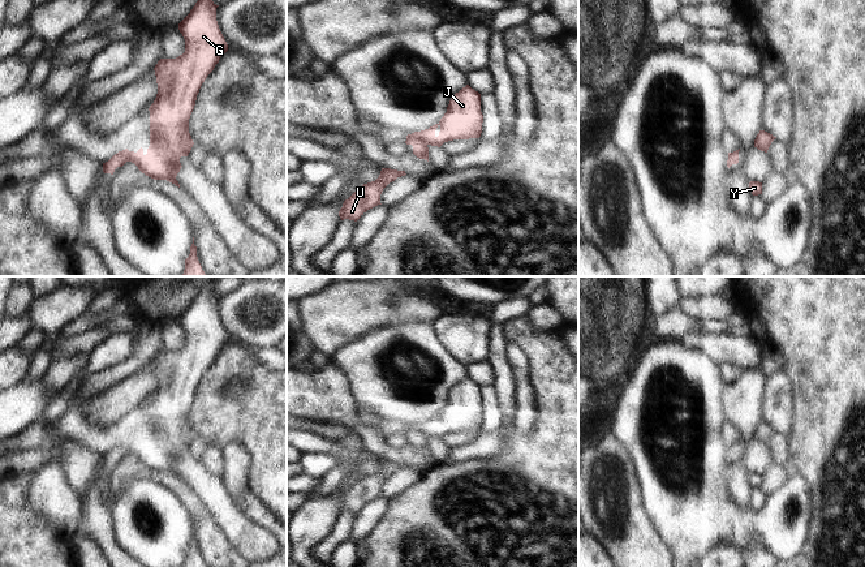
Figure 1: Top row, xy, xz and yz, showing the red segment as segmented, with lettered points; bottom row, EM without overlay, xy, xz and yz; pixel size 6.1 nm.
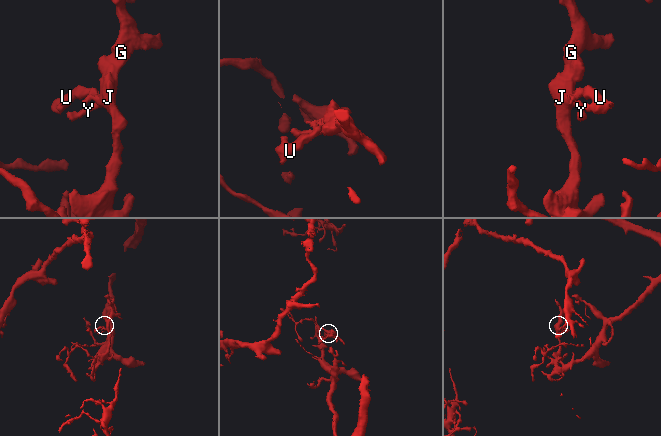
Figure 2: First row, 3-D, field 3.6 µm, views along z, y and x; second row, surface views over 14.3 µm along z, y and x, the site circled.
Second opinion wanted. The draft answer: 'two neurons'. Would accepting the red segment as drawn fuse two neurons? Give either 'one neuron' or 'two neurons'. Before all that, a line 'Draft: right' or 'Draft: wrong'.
Draft: right
two neurons

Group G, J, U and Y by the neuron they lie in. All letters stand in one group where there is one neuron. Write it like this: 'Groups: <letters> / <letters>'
Groups: G J Y / U

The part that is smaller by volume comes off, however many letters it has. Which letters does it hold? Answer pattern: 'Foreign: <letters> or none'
Foreign: U

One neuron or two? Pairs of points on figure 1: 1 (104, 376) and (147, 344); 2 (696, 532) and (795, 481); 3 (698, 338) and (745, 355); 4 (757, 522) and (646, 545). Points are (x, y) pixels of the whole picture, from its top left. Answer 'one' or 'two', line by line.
1: one
2: one
3: one
4: two

